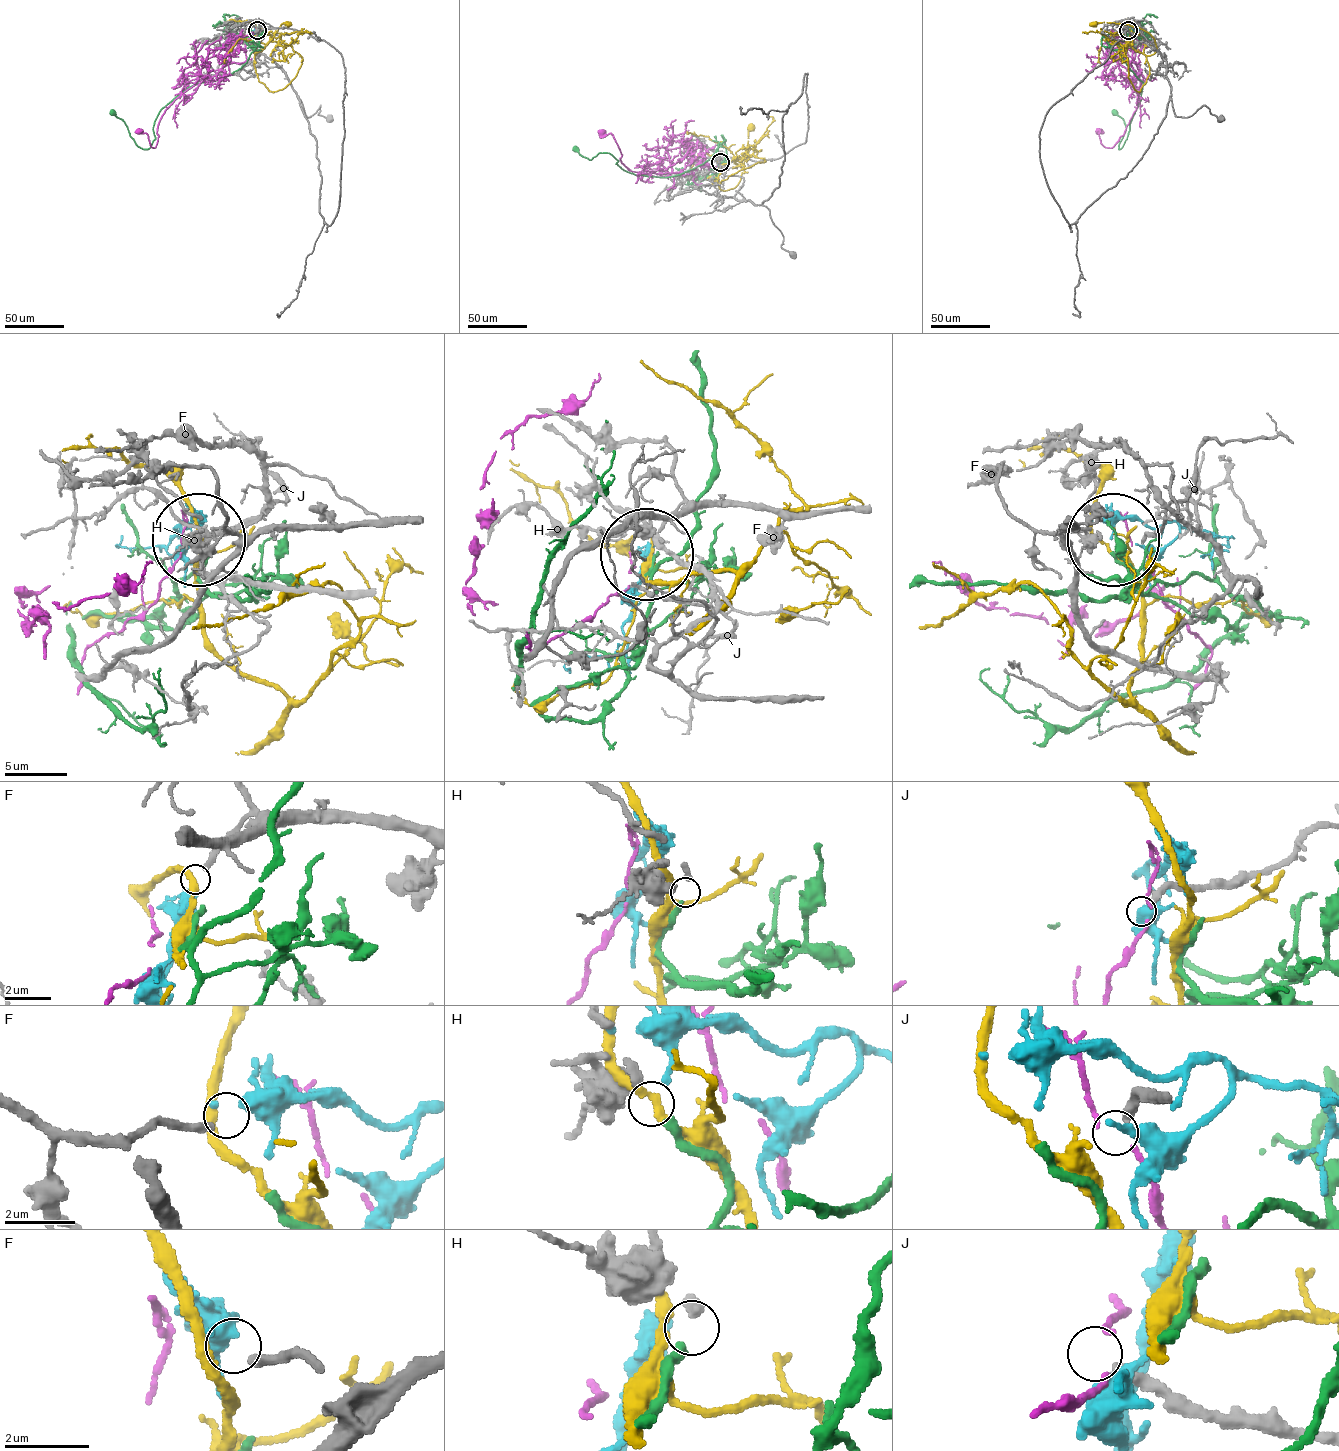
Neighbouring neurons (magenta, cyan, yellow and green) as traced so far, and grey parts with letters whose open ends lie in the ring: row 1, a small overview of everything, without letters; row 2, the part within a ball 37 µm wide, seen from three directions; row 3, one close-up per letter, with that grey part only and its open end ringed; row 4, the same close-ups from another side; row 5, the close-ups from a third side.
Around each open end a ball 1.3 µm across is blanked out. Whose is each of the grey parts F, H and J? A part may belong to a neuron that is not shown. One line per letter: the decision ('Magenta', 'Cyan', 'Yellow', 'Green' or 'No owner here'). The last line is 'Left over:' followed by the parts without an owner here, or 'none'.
F: Cyan
H: Green
J: No owner here
Left over: J

